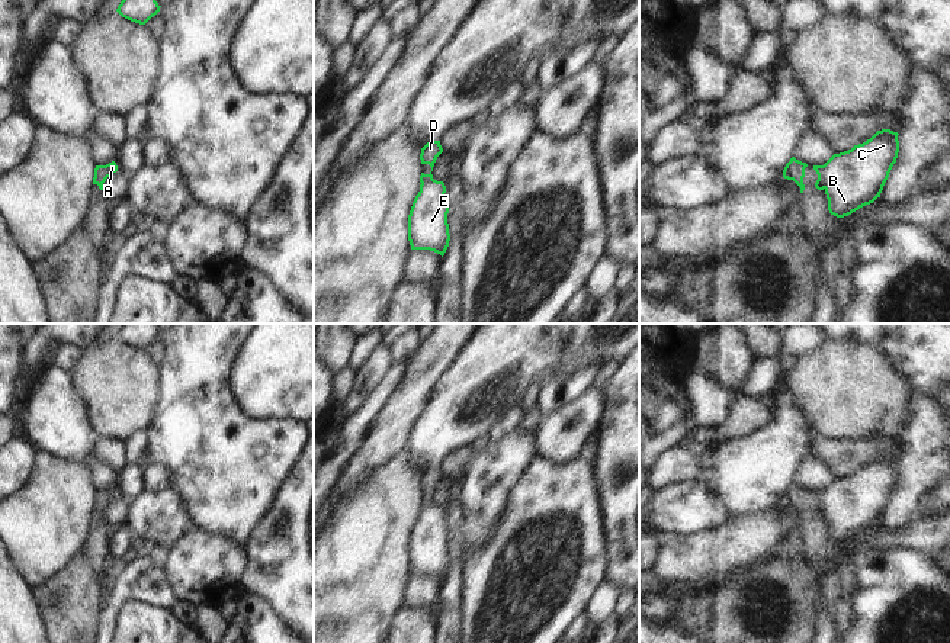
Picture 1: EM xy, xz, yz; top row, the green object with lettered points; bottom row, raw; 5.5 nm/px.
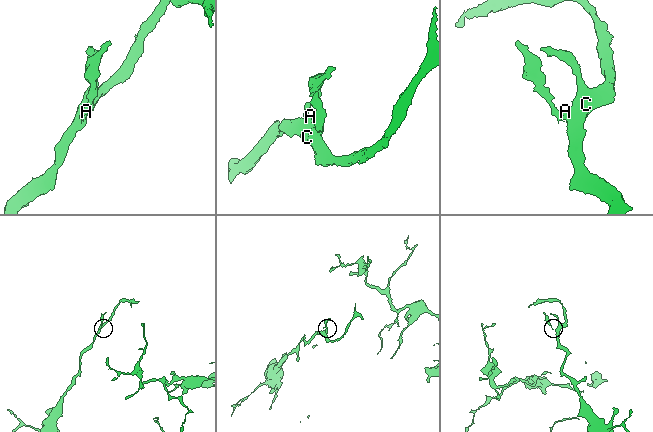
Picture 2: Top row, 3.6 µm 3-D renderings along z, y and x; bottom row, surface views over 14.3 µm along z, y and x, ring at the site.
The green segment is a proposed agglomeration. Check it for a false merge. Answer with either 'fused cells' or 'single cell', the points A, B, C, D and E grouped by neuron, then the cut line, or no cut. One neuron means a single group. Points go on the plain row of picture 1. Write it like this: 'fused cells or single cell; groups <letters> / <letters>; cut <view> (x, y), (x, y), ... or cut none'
single cell; groups A B C D E; cut none

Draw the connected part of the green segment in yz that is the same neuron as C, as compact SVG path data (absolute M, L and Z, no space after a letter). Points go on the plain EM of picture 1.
M890 454L877 456L866 467L854 470L848 476L834 479L824 491L813 491L818 499L815 512L825 517L831 540L837 543L848 541L880 523L883 511L898 483L898 460L898 457Z

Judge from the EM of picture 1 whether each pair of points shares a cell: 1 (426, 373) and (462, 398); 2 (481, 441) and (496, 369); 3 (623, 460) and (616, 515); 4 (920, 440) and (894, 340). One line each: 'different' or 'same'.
1: different
2: different
3: same
4: same

